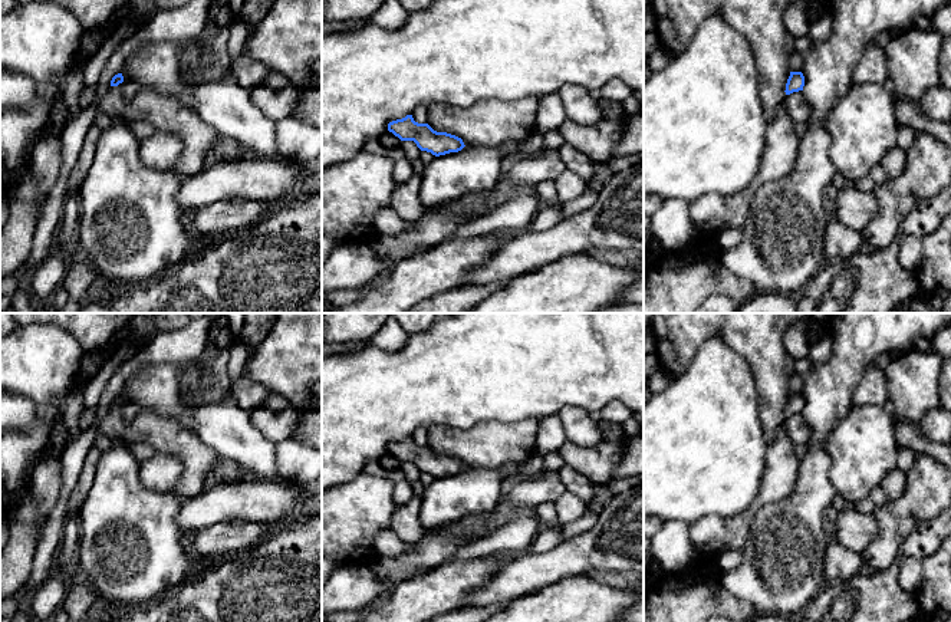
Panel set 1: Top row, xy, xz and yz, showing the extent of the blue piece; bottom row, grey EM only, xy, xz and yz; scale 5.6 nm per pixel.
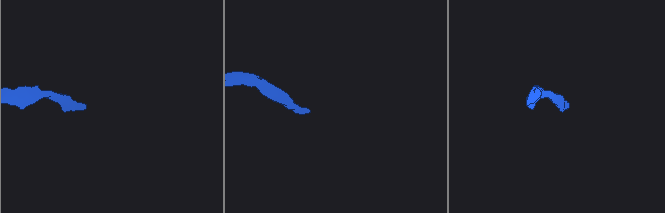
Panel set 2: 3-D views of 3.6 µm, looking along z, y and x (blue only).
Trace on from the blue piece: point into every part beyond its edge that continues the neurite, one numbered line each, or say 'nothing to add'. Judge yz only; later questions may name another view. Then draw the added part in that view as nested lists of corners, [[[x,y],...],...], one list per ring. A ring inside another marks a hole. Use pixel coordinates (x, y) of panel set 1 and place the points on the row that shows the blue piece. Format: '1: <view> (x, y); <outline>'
1: yz (799, 108); [[[803,90],[786,96],[786,108],[794,122],[807,122],[812,115],[812,105]]]

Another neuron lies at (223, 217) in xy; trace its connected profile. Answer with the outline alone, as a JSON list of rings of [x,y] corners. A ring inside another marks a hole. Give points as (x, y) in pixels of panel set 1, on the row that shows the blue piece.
[[[257,200],[217,201],[205,207],[192,208],[181,217],[185,233],[197,230],[204,236],[218,237],[253,226],[269,213],[267,205]]]

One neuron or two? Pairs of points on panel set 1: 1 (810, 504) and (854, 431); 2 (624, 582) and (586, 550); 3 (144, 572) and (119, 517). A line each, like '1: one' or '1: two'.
1: two
2: two
3: one

